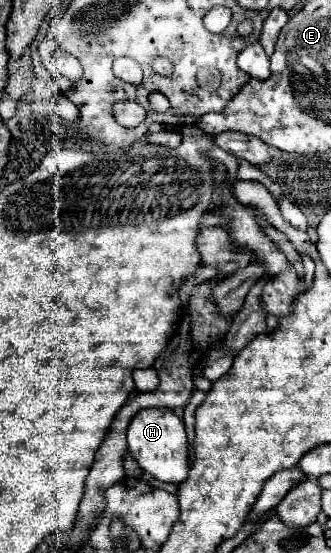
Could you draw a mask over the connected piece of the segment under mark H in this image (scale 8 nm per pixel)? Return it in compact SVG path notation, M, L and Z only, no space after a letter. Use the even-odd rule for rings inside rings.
M144 408L128 426L128 450L140 468L162 482L180 484L188 474L188 440L184 422L168 408Z

